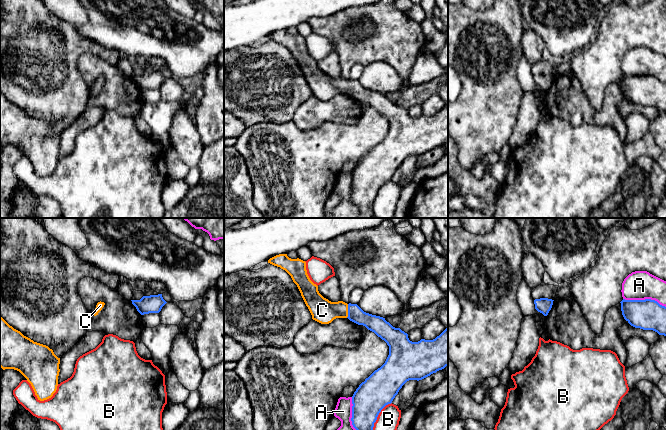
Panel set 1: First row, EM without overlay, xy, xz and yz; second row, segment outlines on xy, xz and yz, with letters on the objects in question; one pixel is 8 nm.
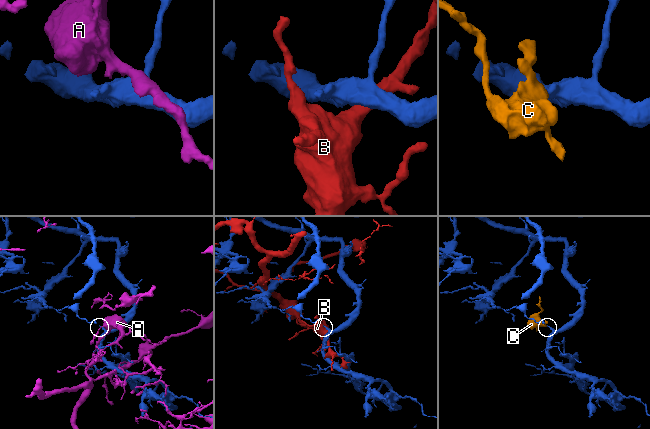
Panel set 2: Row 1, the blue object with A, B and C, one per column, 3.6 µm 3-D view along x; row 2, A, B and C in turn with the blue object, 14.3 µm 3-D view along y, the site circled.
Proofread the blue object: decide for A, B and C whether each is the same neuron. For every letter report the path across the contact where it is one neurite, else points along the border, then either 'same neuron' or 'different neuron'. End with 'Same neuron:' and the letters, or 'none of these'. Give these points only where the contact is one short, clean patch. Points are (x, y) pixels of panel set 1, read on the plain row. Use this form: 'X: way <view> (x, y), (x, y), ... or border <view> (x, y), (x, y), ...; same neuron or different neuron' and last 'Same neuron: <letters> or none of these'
A: different neuron
B: different neuron
C: way xz (376, 100), (348, 87), (322, 86); same neuron
Same neuron: C

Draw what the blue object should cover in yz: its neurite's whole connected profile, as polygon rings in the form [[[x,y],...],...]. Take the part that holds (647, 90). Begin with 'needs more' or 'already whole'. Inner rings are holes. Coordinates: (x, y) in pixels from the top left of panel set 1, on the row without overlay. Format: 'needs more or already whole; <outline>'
already whole; [[[651,75],[621,78],[624,95],[633,103],[666,112],[666,83]]]

